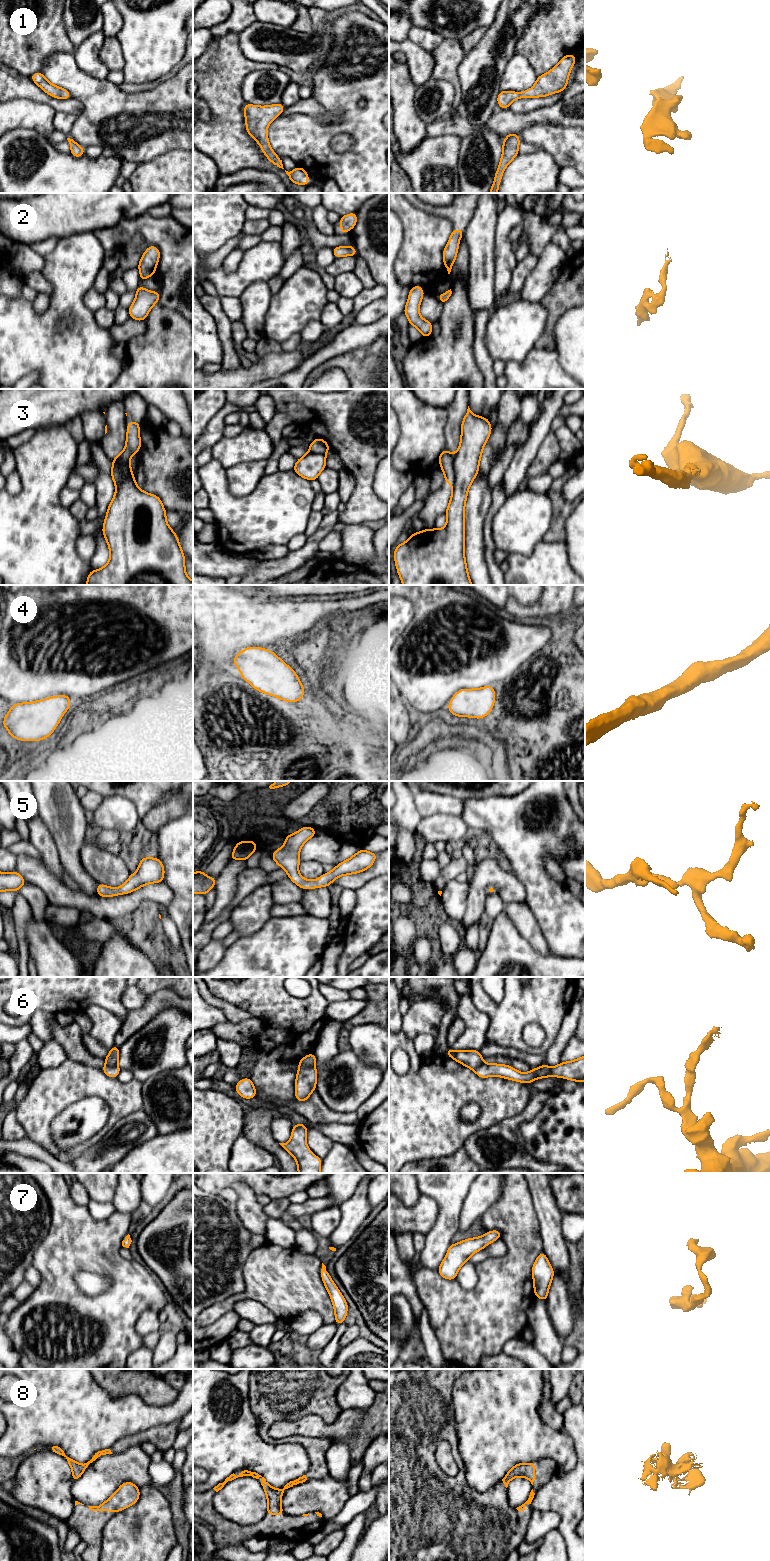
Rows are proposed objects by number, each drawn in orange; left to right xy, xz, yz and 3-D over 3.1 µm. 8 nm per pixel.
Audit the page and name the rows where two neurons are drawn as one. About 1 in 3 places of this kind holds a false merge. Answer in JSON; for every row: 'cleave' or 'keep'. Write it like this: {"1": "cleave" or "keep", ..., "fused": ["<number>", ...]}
{"1": "keep", "2": "keep", "3": "cleave", "4": "keep", "5": "keep", "6": "cleave", "7": "keep", "8": "keep", "fused": ["3", "6"]}

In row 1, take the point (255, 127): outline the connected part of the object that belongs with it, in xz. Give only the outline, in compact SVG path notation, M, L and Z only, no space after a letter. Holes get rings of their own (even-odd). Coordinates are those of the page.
M281 102L270 106L255 106L249 103L244 106L247 133L257 141L269 161L282 169L284 168L281 158L270 147L267 127L277 116L283 113L284 109L285 107Z

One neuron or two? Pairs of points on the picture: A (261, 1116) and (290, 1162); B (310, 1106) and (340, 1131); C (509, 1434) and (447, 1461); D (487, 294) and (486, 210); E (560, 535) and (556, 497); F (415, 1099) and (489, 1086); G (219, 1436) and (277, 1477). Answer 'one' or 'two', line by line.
A: one
B: two
C: two
D: one
E: one
F: one
G: one

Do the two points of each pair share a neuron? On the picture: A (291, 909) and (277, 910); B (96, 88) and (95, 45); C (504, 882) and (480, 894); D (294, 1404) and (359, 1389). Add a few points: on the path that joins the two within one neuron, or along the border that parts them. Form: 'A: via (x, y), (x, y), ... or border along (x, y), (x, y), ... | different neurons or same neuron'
A: via (288, 910), (280, 910) | same neuron
B: border along (76, 64), (88, 74), (106, 79) | different neurons
C: via (497, 882), (488, 882), (483, 887) | same neuron
D: border along (346, 1379), (336, 1403), (353, 1410) | different neurons

